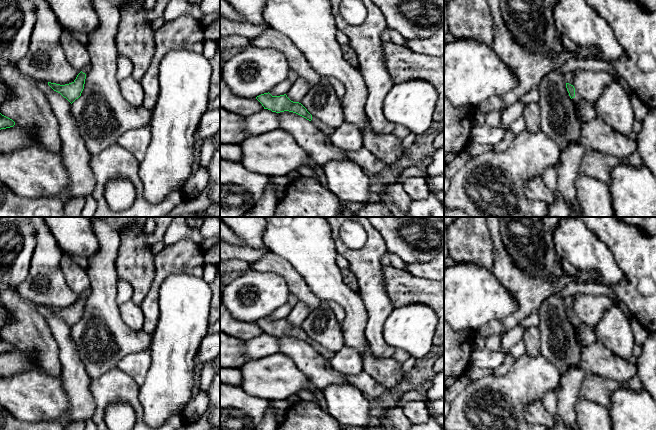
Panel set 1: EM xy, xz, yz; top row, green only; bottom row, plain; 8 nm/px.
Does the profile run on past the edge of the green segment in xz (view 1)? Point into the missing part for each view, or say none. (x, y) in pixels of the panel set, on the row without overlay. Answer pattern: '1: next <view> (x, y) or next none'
1: next xz (327, 354)

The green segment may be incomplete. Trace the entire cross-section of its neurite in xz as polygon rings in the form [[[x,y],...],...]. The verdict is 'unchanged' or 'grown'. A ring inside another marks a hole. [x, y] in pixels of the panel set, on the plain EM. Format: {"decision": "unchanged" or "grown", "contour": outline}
{"decision": "grown", "contour": [[[268,316],[257,320],[256,323],[262,328],[264,333],[268,333],[276,337],[289,335],[306,342],[327,360],[331,360],[335,355],[335,352],[324,348],[318,342],[312,340],[301,327],[291,325],[286,318],[280,320],[272,320]]]}

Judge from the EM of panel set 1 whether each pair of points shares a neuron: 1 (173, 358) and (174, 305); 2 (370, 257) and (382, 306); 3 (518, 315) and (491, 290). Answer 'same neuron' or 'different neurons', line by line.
1: same neuron
2: same neuron
3: different neurons

